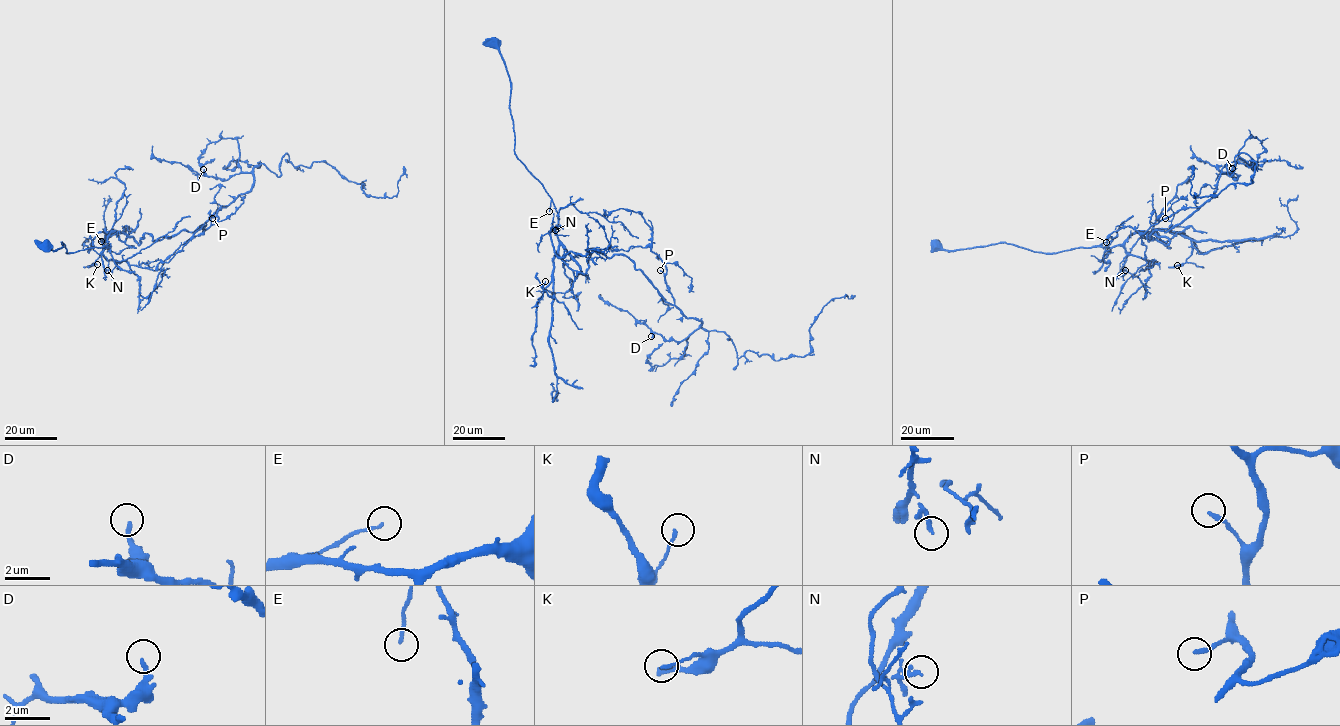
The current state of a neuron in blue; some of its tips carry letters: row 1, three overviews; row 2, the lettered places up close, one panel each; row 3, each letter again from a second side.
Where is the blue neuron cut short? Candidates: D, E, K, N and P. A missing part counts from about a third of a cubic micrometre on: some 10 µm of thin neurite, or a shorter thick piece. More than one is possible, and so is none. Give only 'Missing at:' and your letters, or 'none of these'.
Missing at: none of these

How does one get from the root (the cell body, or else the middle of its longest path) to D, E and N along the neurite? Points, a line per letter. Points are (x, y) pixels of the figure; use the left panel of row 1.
D: (45, 245), (74, 253), (110, 247), (111, 232), (139, 244), (145, 233), (193, 232), (253, 181), (203, 169)
E: (45, 245), (55, 250), (62, 246), (62, 242), (66, 253), (74, 253), (101, 247), (101, 241)
N: (45, 245), (55, 250), (62, 246), (62, 242), (66, 253), (109, 245), (101, 254), (103, 266), (107, 270)

